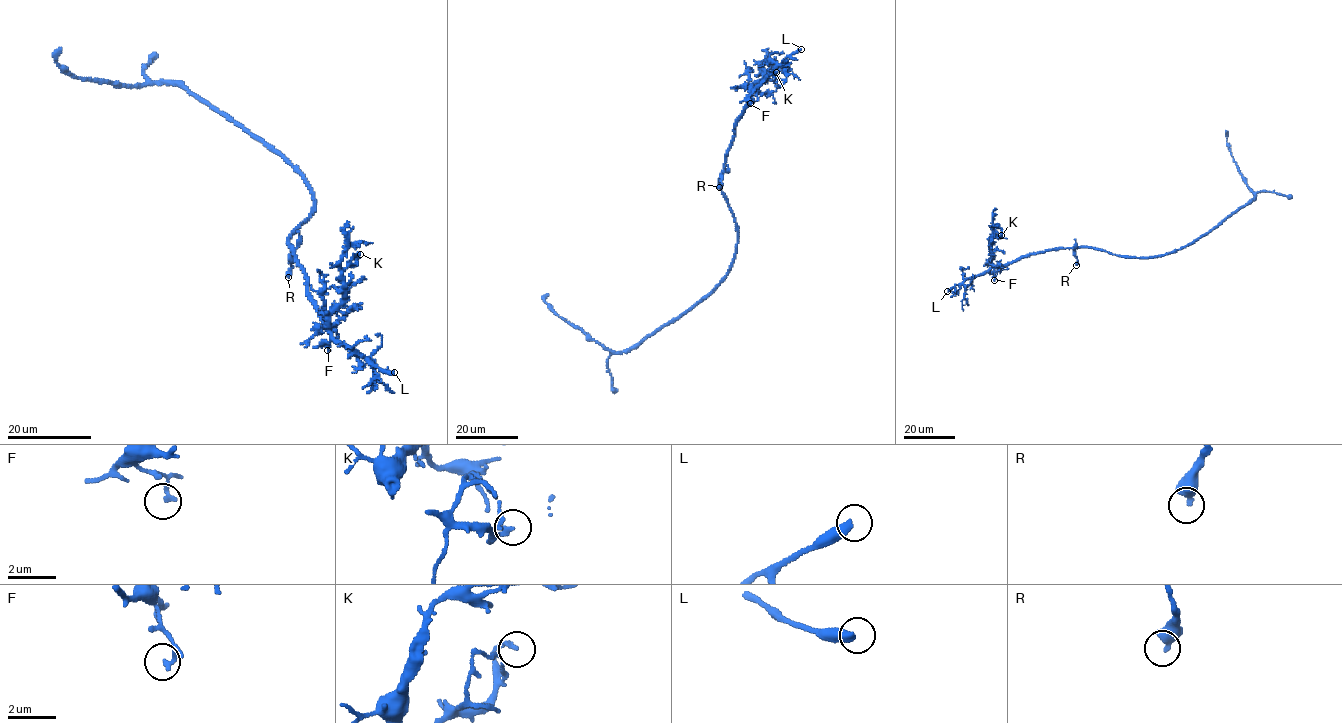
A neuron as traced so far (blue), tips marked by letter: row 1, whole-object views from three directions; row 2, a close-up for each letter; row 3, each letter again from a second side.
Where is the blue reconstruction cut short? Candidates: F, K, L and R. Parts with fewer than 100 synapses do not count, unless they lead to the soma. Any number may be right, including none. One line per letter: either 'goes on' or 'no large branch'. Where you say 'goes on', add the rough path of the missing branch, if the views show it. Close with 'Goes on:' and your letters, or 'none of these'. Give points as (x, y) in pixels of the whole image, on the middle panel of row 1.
F: no large branch
K: no large branch
L: goes on
R: no large branch
Goes on: L

